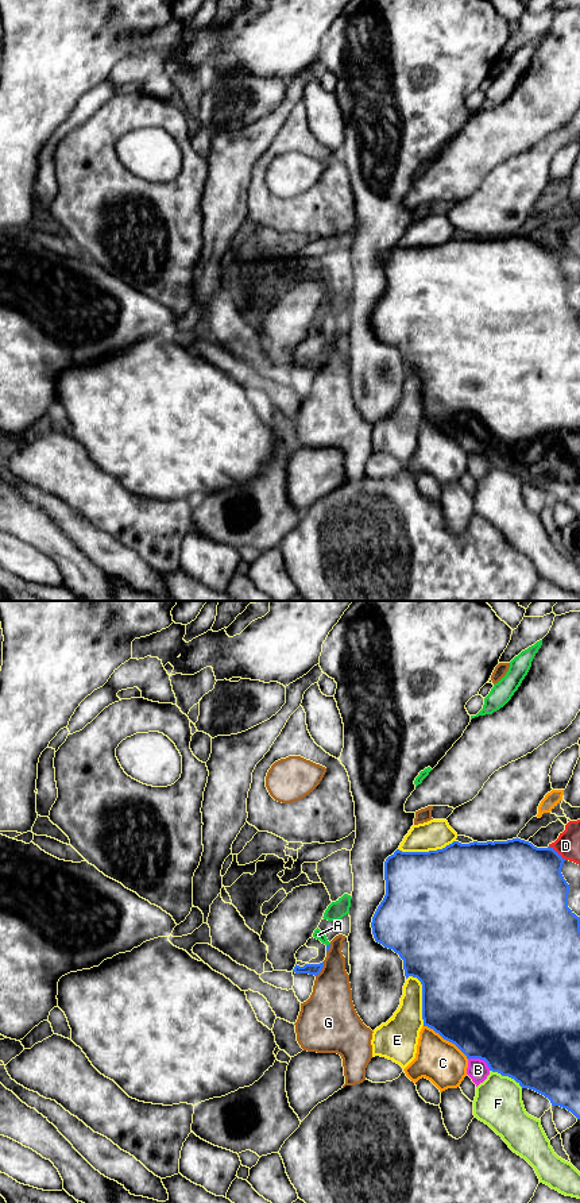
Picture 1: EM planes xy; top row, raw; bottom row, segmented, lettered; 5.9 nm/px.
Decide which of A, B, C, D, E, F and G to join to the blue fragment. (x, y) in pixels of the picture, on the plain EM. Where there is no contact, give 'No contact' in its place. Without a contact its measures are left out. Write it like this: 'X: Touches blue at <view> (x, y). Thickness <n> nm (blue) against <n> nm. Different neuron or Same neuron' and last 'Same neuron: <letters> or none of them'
A: Touches blue at xy (329, 339). Thickness 20 nm (blue) against 60 nm. Different neuron
B: Touches blue at xy (480, 454). Thickness 500 nm (blue) against 130 nm. Different neuron
C: Touches blue at xy (447, 435). Thickness 500 nm (blue) against 260 nm. Different neuron
D: Touches blue at xy (556, 247). Thickness 440 nm (blue) against 140 nm. Different neuron
E: Touches blue at xy (422, 393). Thickness 500 nm (blue) against 220 nm. Different neuron
F: Touches blue at xy (506, 470). Thickness 500 nm (blue) against 280 nm. Different neuron
G: Touches blue at xy (320, 365). Thickness 70 nm (blue) against 280 nm. Different neuron
Same neuron: none of them

